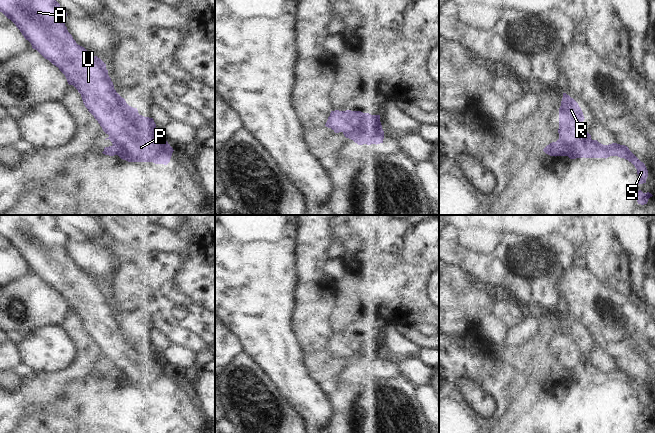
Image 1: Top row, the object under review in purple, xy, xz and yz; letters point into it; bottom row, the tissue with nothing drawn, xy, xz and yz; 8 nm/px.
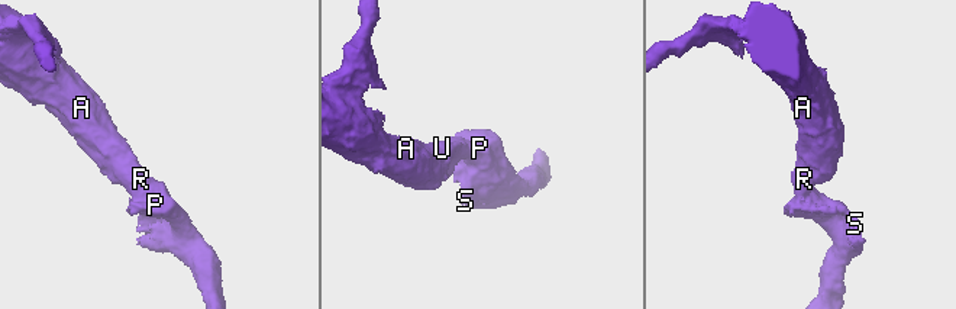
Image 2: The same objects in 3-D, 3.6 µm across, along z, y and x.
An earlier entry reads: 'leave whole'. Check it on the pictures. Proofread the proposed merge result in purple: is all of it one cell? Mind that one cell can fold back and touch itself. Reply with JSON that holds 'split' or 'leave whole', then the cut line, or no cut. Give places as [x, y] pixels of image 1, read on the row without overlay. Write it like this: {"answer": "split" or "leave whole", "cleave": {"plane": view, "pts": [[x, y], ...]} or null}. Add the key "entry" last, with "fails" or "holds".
{"answer": "leave whole", "cleave": null, "entry": "holds"}

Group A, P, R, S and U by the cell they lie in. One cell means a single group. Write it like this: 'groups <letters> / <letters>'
groups A P R S U

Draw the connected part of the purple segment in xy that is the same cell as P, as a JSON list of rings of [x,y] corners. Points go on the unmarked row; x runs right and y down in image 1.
[[[0,215],[0,236],[16,249],[24,262],[31,267],[33,273],[59,292],[65,299],[68,308],[73,309],[81,318],[85,331],[98,345],[103,355],[109,359],[105,364],[109,363],[113,368],[105,371],[103,378],[118,379],[128,386],[153,386],[164,389],[170,386],[174,374],[157,354],[153,342],[144,341],[138,337],[137,332],[129,330],[114,313],[106,288],[76,267],[65,250],[67,237],[60,231],[52,215]]]

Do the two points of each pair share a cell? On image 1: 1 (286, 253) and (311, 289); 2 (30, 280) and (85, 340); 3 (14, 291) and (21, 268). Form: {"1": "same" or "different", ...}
{"1": "different", "2": "different", "3": "different"}

